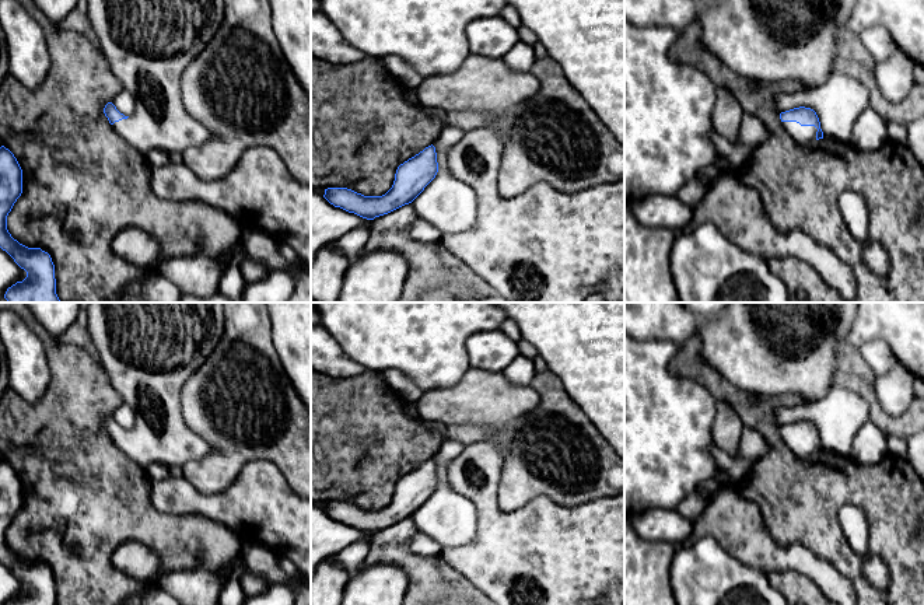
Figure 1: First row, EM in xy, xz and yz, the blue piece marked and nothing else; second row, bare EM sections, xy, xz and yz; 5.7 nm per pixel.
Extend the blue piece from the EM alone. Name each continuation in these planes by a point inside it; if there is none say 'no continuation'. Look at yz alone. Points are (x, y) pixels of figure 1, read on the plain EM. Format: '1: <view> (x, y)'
1: yz (802, 448)

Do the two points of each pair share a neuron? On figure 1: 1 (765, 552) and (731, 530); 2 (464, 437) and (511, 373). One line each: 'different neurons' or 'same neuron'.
1: same neuron
2: different neurons

